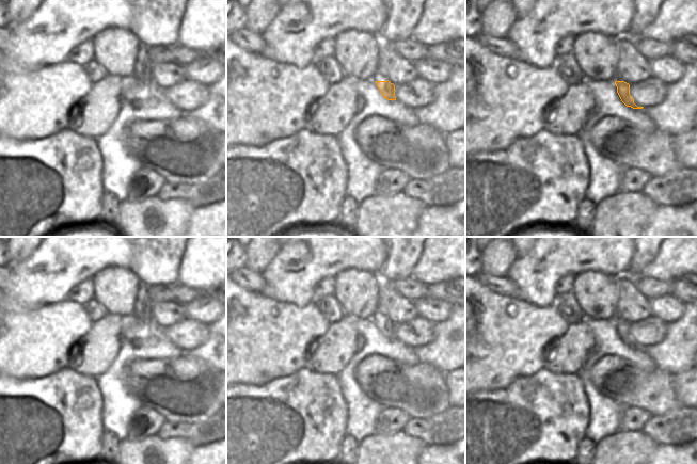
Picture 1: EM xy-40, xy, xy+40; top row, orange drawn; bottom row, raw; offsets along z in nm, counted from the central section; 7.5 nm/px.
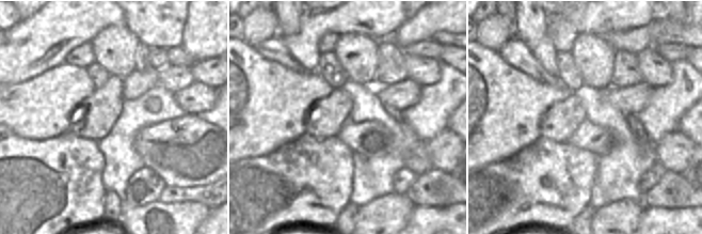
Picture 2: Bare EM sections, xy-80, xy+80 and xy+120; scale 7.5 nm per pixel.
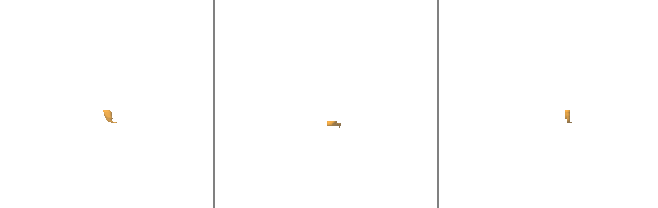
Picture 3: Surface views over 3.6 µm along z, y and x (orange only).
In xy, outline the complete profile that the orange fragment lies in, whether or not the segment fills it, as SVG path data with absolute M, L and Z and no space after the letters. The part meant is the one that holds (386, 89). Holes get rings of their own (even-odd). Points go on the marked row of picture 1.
M379 70L376 71L371 79L376 82L380 93L387 100L396 100L395 97L395 85L391 83L385 77L383 77Z

